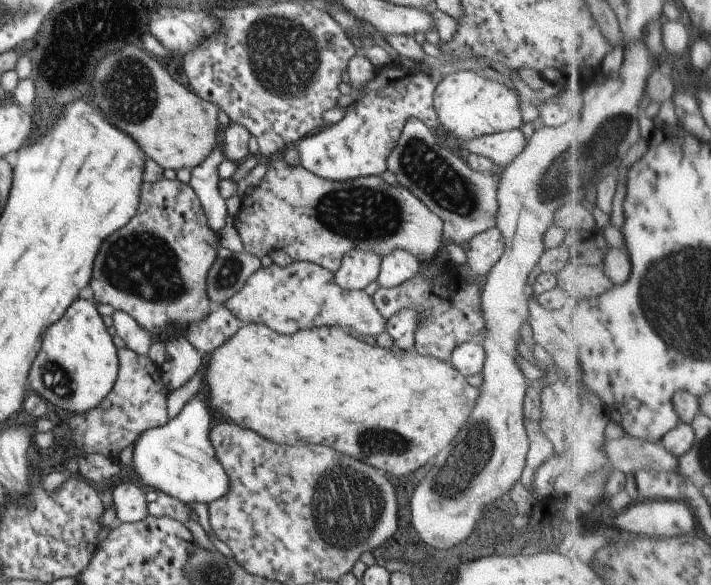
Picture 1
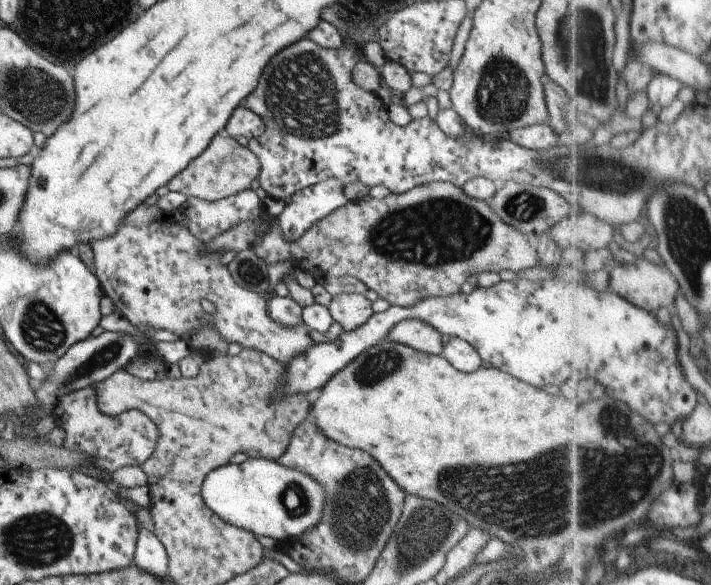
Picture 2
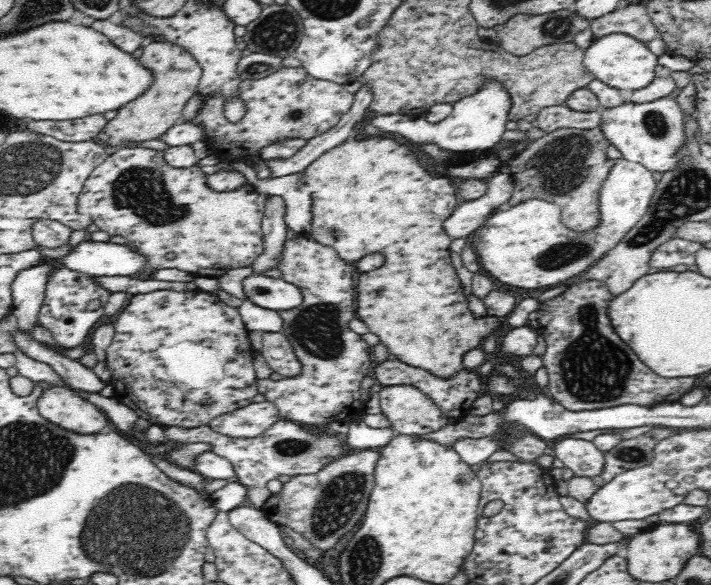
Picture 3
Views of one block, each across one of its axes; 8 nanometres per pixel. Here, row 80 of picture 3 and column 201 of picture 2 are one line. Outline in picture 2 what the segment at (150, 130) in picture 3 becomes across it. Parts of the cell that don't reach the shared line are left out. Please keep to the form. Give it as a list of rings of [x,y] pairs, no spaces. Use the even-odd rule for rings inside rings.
[[[216,134],[205,150],[177,173],[165,185],[169,191],[181,192],[185,196],[195,196],[199,200],[216,201],[229,195],[249,189],[253,178],[260,174],[261,166],[257,157],[247,147],[243,147],[230,136]]]

